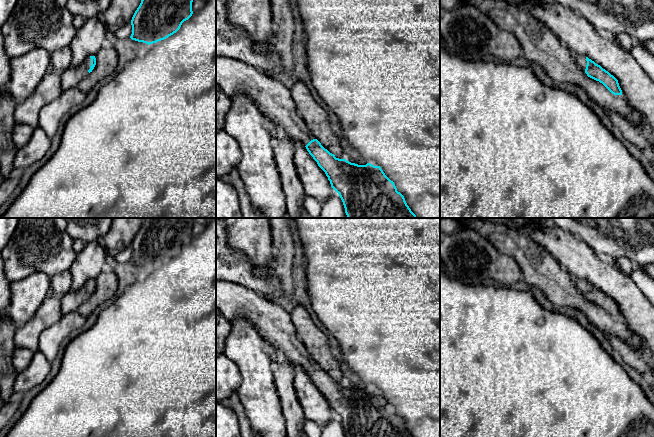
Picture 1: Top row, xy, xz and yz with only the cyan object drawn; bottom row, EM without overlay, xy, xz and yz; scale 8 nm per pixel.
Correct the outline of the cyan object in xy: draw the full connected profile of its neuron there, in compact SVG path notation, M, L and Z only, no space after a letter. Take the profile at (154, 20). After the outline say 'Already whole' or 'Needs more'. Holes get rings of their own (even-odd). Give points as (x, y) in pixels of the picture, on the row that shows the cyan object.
M141 0L132 20L132 40L148 45L176 33L192 14L193 0Z. Already whole

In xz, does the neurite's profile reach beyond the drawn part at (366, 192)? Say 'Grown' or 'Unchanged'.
Grown

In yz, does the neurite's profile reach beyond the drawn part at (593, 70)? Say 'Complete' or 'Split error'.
Split error

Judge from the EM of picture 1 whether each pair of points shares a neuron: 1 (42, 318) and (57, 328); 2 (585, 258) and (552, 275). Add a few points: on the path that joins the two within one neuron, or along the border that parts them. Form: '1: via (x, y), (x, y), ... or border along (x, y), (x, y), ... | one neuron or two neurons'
1: border along (63, 314), (40, 334), (39, 343) | two neurons
2: border along (548, 252), (576, 279) | two neurons

